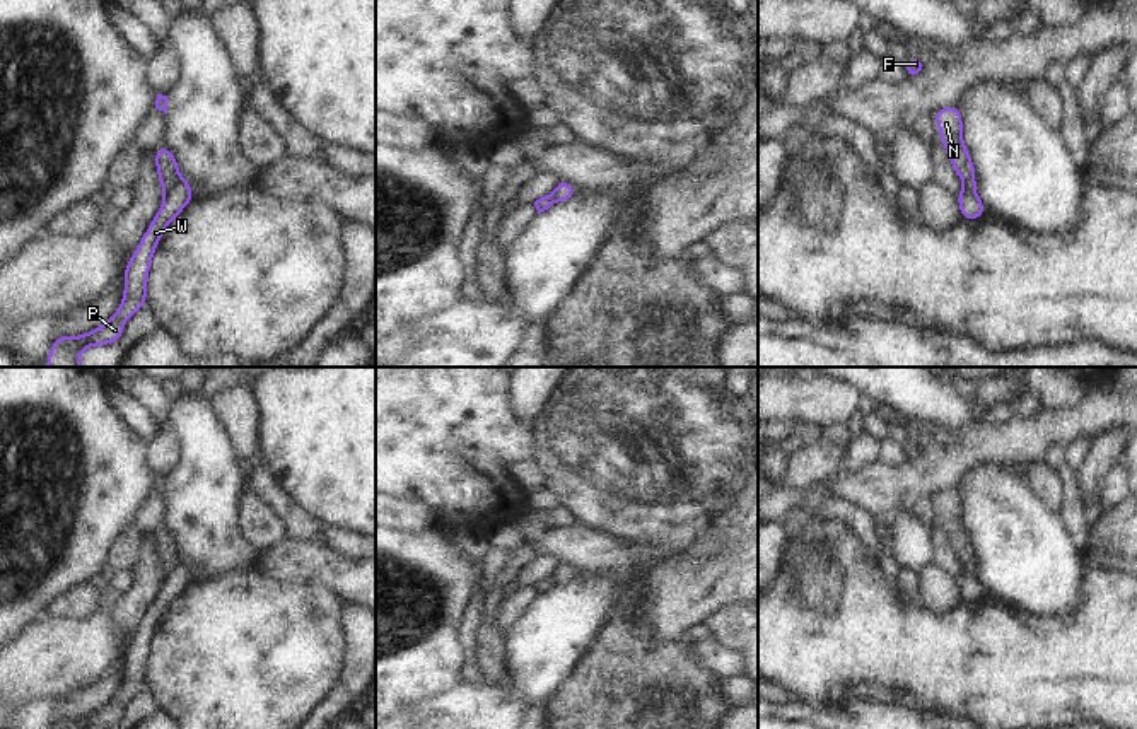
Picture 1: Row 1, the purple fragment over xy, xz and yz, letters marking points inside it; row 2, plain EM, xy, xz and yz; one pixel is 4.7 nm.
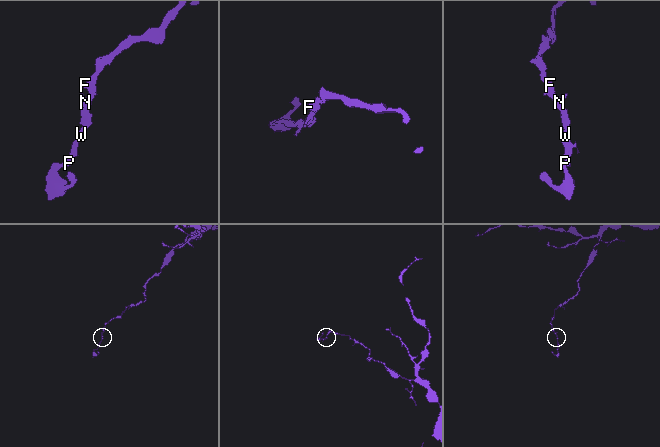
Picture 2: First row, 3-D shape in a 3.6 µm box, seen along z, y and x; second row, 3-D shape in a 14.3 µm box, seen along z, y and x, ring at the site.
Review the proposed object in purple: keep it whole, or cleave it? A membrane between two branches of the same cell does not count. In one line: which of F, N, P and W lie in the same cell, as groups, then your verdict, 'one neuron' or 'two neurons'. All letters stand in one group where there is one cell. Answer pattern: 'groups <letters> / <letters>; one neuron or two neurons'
groups F N / P W; two neurons

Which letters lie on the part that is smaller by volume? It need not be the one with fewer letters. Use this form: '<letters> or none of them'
P, W

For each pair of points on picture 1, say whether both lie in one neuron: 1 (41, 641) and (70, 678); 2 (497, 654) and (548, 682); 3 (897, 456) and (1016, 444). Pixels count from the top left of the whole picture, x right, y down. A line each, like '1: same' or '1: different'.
1: same
2: different
3: different

